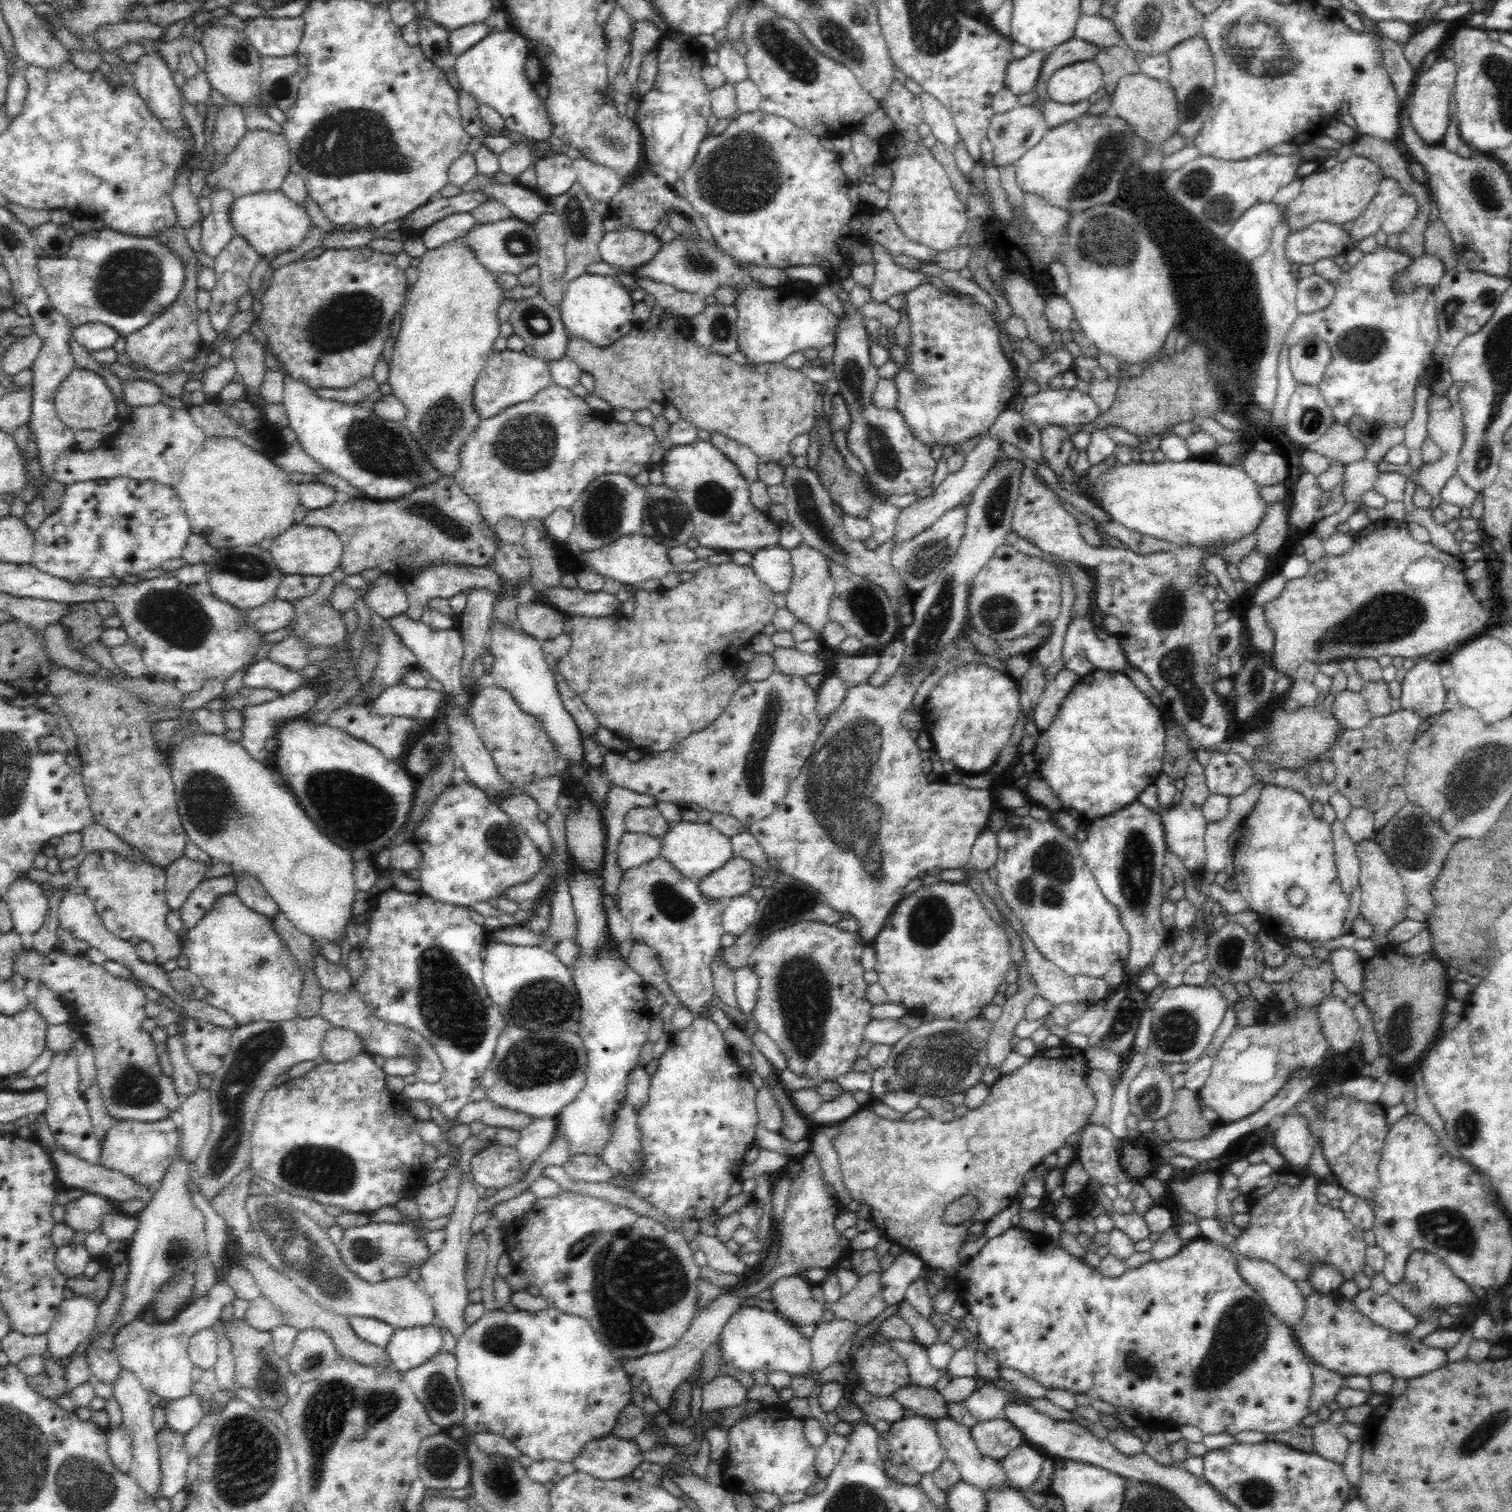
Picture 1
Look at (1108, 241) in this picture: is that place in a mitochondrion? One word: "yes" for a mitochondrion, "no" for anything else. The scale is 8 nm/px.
yes

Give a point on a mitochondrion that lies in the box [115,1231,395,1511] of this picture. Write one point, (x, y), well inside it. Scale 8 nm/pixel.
(247, 1455)

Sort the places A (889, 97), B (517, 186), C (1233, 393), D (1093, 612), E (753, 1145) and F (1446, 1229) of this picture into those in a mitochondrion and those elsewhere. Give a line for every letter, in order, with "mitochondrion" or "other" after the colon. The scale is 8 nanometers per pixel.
A: other
B: other
C: other
D: other
E: other
F: mitochondrion

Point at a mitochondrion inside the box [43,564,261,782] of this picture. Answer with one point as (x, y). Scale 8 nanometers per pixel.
(178, 618)

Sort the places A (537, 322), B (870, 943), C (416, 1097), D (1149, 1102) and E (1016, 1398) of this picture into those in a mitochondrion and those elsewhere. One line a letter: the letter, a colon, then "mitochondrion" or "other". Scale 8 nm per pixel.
A: mitochondrion
B: other
C: other
D: mitochondrion
E: other

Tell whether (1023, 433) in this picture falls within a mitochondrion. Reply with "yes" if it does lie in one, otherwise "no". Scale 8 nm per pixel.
no

